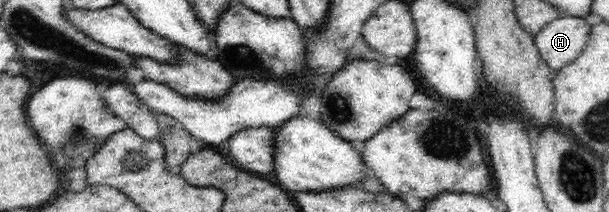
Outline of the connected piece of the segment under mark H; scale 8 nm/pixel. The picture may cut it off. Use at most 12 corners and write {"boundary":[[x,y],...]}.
{"boundary":[[558,17],[535,35],[557,73],[580,56],[592,28]]}

